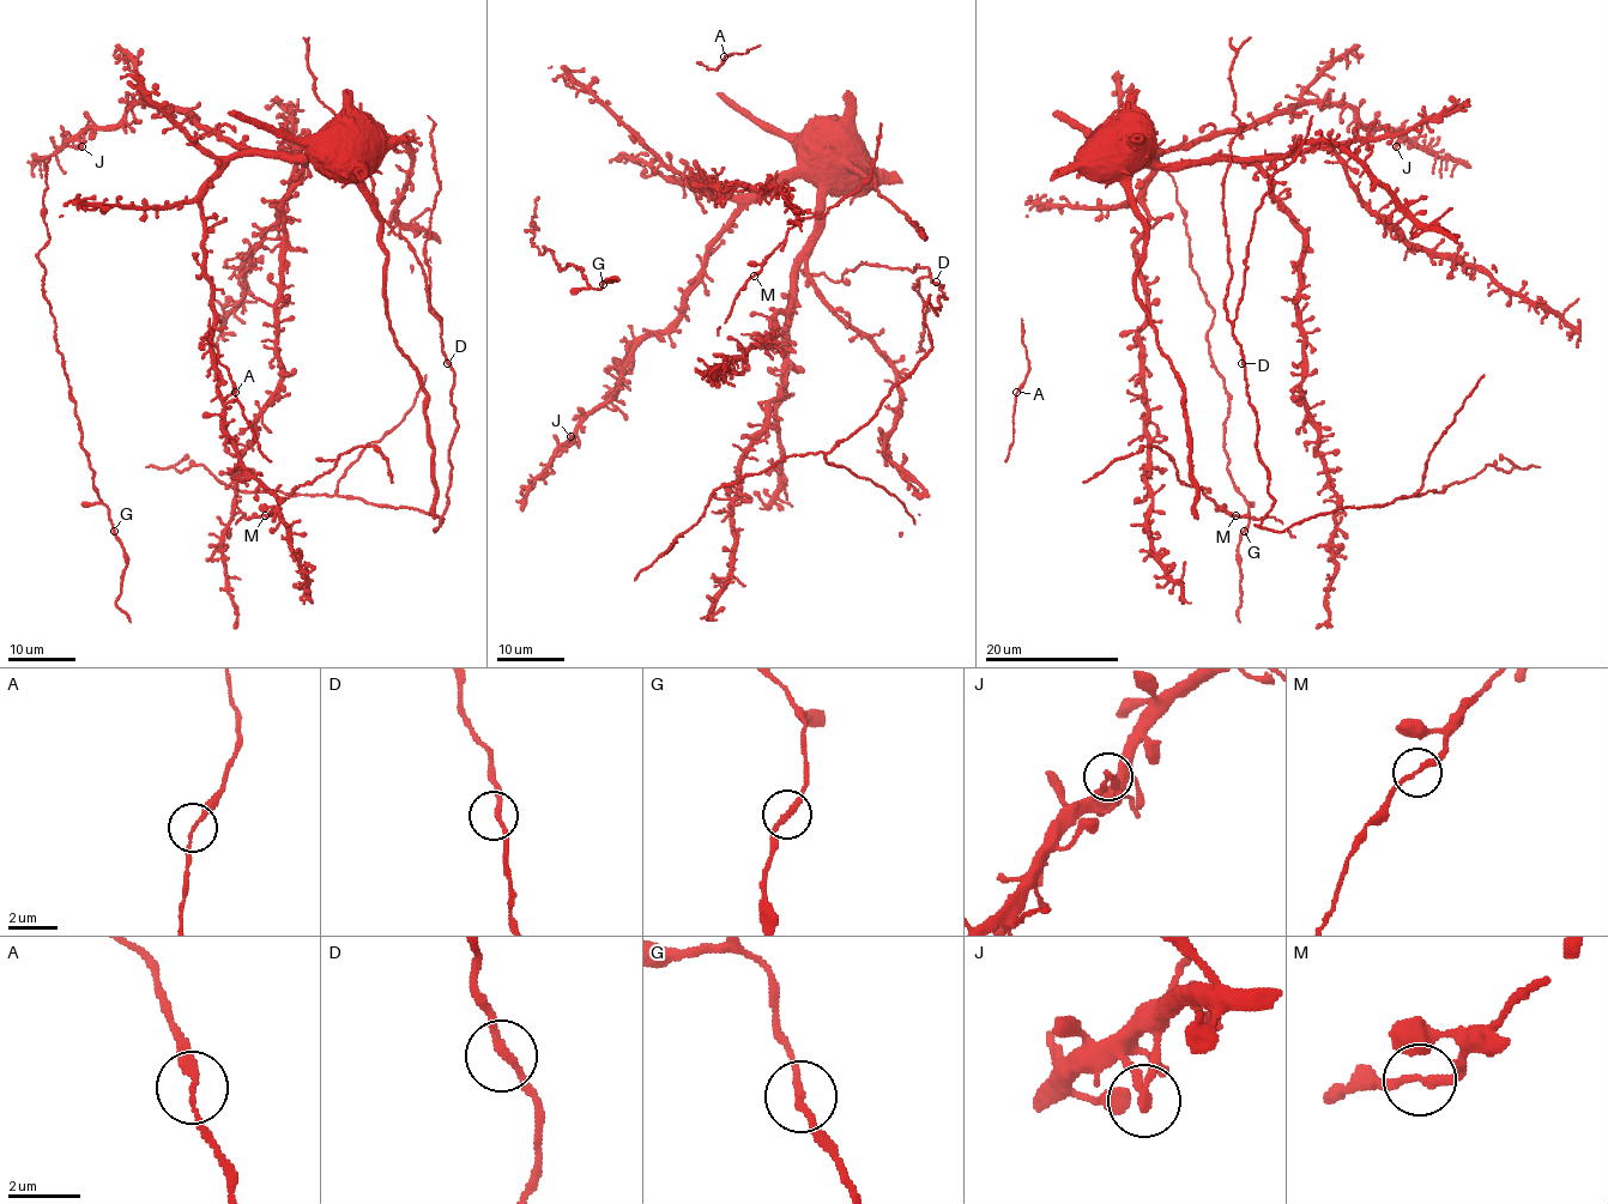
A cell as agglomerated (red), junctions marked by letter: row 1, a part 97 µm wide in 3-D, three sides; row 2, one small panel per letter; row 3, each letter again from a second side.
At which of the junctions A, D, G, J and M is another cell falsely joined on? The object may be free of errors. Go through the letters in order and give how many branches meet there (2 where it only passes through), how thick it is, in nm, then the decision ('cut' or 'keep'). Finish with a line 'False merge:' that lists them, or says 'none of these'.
A: 2 branches meet; 180 nm thick; keep
D: 2 branches meet; 200 nm thick; keep
G: 2 branches meet; 200 nm thick; keep
J: 2 branches meet; 220 nm thick; keep
M: 2 branches meet; 220 nm thick; keep
False merge: none of these

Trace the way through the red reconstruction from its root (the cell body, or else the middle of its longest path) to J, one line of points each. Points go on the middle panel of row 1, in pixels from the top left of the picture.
J: (822, 151), (811, 151), (735, 218), (709, 250), (685, 309), (641, 343), (621, 389), (570, 436)

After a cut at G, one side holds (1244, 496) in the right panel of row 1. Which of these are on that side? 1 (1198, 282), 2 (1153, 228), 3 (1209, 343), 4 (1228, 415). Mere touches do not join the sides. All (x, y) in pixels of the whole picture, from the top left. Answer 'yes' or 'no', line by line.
1: yes
2: no
3: yes
4: yes

